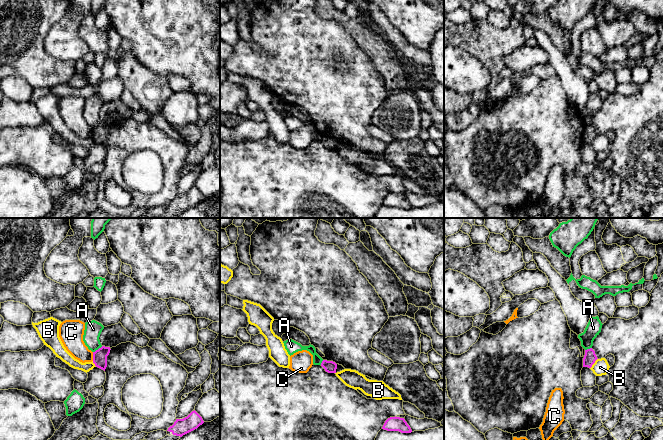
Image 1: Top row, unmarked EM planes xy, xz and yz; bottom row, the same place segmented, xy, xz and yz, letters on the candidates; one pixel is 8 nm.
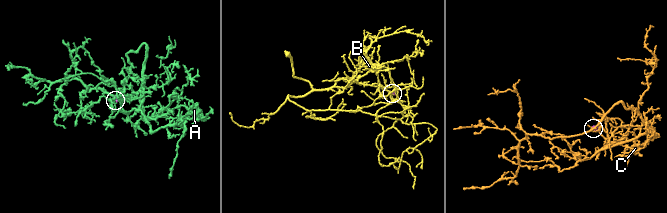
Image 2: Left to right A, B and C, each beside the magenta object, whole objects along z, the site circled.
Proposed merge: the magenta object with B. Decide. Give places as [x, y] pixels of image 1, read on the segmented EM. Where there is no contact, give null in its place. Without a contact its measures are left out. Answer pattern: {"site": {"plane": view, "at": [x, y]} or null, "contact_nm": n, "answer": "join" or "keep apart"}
{"site": {"plane": "yz", "at": [594, 362]}, "contact_nm": 110, "answer": "keep apart"}

